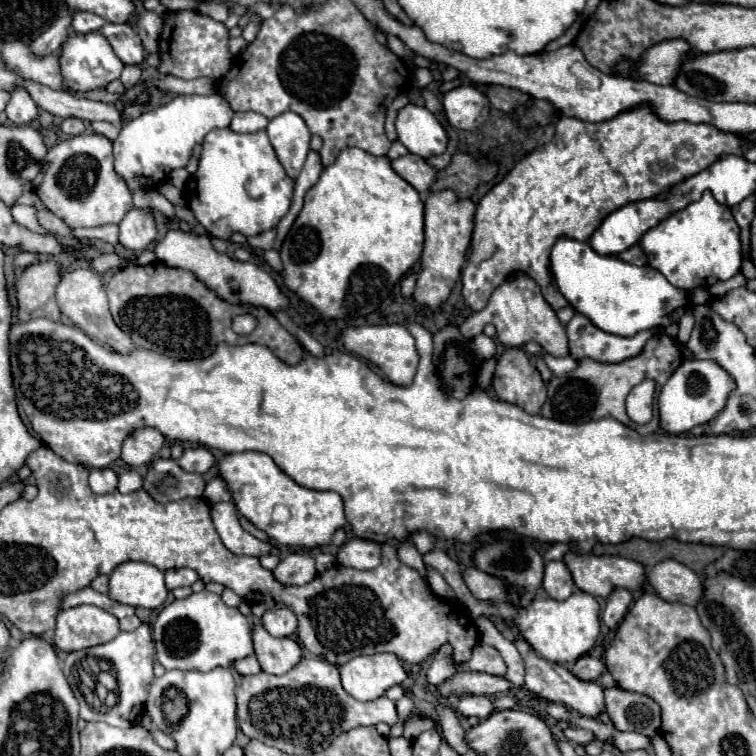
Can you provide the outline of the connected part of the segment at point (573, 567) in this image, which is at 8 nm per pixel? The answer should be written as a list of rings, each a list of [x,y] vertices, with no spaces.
[[[574,550],[564,554],[574,584],[592,596],[608,596],[614,588],[638,590],[644,582],[644,566],[622,556],[582,556]]]

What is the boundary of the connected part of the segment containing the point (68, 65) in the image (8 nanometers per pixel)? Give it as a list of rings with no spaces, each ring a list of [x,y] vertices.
[[[90,32],[86,36],[72,34],[68,40],[62,44],[62,76],[64,76],[64,86],[70,88],[72,92],[86,92],[94,88],[106,88],[112,80],[120,78],[124,64],[120,58],[114,54],[112,46],[100,32]]]

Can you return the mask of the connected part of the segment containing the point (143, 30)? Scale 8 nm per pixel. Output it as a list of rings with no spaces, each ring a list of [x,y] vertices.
[[[144,10],[142,14],[138,14],[136,32],[146,48],[146,54],[158,52],[158,36],[162,32],[162,18],[156,12]]]

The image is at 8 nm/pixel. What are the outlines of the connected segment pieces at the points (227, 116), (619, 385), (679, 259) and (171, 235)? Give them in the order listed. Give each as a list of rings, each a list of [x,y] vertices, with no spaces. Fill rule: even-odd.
[[[220,94],[176,96],[172,102],[142,112],[122,126],[120,136],[114,140],[114,168],[130,188],[166,182],[174,168],[184,168],[188,164],[194,146],[202,144],[210,130],[230,126],[232,116],[234,110]]]
[[[658,332],[654,334],[644,350],[628,360],[622,360],[618,364],[604,364],[604,362],[596,362],[596,360],[578,360],[578,366],[568,372],[566,376],[554,376],[552,370],[544,364],[542,358],[536,360],[536,368],[542,374],[542,380],[546,382],[548,388],[548,398],[540,410],[540,414],[544,418],[552,418],[552,420],[560,420],[560,422],[592,422],[592,420],[600,420],[600,418],[614,418],[618,422],[622,422],[624,426],[636,428],[636,424],[628,418],[626,408],[624,408],[624,400],[628,396],[628,392],[640,384],[642,380],[654,380],[656,388],[662,388],[660,384],[664,384],[672,372],[682,364],[682,350],[676,338]]]
[[[704,192],[698,202],[672,212],[656,228],[650,228],[640,238],[640,246],[652,268],[662,272],[672,286],[690,292],[696,286],[712,286],[716,280],[728,280],[740,272],[742,254],[738,234],[740,230],[730,210],[718,204],[710,192]],[[696,280],[704,284],[696,284]]]
[[[168,230],[166,236],[154,246],[152,252],[156,260],[160,260],[162,264],[168,264],[170,268],[190,270],[200,282],[208,284],[208,288],[212,288],[212,292],[216,292],[216,296],[220,296],[228,304],[252,304],[252,306],[262,306],[270,312],[278,312],[290,306],[290,300],[280,292],[280,286],[268,272],[264,272],[252,262],[232,260],[228,254],[216,252],[210,244],[208,234]]]

